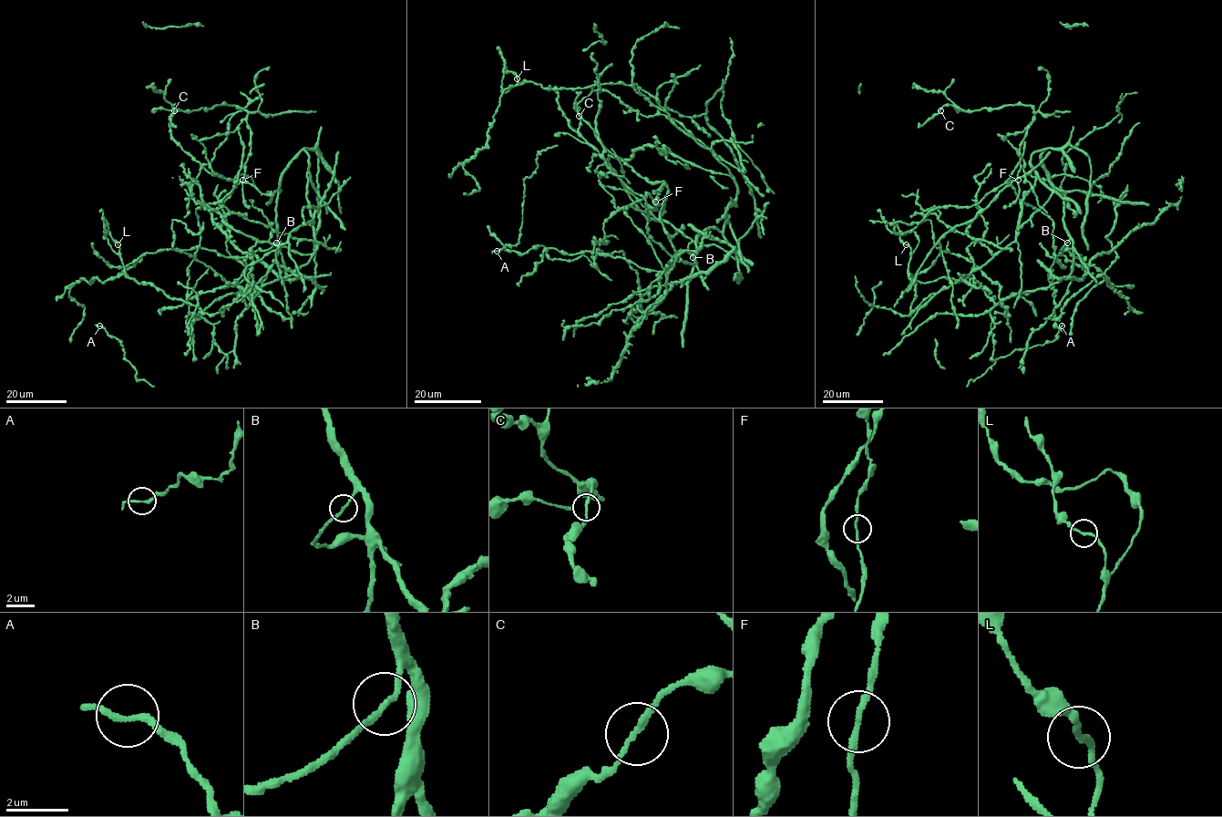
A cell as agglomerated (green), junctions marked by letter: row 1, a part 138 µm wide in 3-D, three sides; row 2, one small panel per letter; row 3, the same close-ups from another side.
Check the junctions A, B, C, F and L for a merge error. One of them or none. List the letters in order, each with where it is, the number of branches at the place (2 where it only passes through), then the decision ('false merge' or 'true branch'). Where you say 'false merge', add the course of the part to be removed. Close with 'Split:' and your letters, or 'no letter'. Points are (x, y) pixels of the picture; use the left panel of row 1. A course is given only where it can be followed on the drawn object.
A: (99, 325) | 2 | true branch
B: (276, 243) | 2 | true branch
C: (174, 110) | 2 | true branch
F: (242, 180) | 2 | true branch
L: (118, 244) | 2 | true branch
Split: no letter

